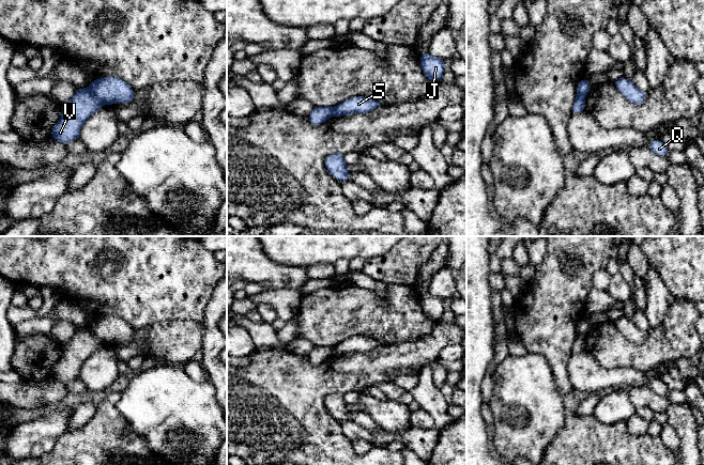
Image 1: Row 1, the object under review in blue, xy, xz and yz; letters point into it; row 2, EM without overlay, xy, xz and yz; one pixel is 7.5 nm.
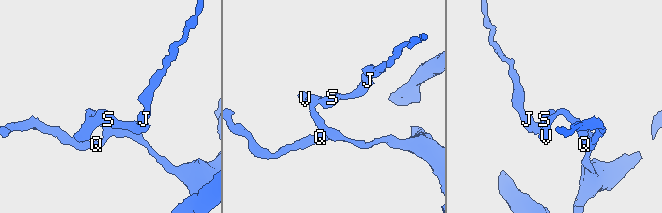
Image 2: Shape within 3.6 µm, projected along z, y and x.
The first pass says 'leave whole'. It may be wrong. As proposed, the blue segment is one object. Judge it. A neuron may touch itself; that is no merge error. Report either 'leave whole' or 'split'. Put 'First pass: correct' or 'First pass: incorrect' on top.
First pass: incorrect
split

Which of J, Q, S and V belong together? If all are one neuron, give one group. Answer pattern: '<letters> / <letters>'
J S / Q V

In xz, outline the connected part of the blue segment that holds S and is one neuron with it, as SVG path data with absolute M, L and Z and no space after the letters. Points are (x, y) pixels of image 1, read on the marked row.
M357 96L342 102L334 107L334 117L351 115L353 113L368 113L382 106L373 98Z

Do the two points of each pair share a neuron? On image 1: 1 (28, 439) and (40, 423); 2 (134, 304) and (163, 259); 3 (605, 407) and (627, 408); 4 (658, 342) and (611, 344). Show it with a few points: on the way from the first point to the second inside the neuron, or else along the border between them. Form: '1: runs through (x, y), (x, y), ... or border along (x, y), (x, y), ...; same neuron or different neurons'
1: runs through (29, 435), (36, 428); same neuron
2: runs through (139, 293), (142, 290), (144, 277), (152, 269); same neuron
3: runs through (610, 407), (622, 408); same neuron
4: runs through (646, 351), (623, 351); same neuron

